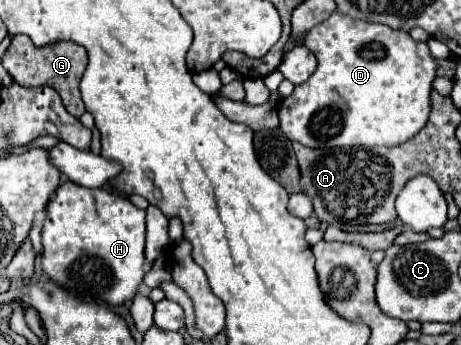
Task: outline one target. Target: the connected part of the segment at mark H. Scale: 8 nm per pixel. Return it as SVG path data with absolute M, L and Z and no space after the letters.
M70 181L62 183L54 197L48 203L48 215L42 227L42 271L56 281L68 293L80 297L88 303L98 303L106 307L122 305L128 299L134 299L142 279L144 279L144 239L146 239L146 213L134 207L124 195L104 191L104 189L86 189Z

